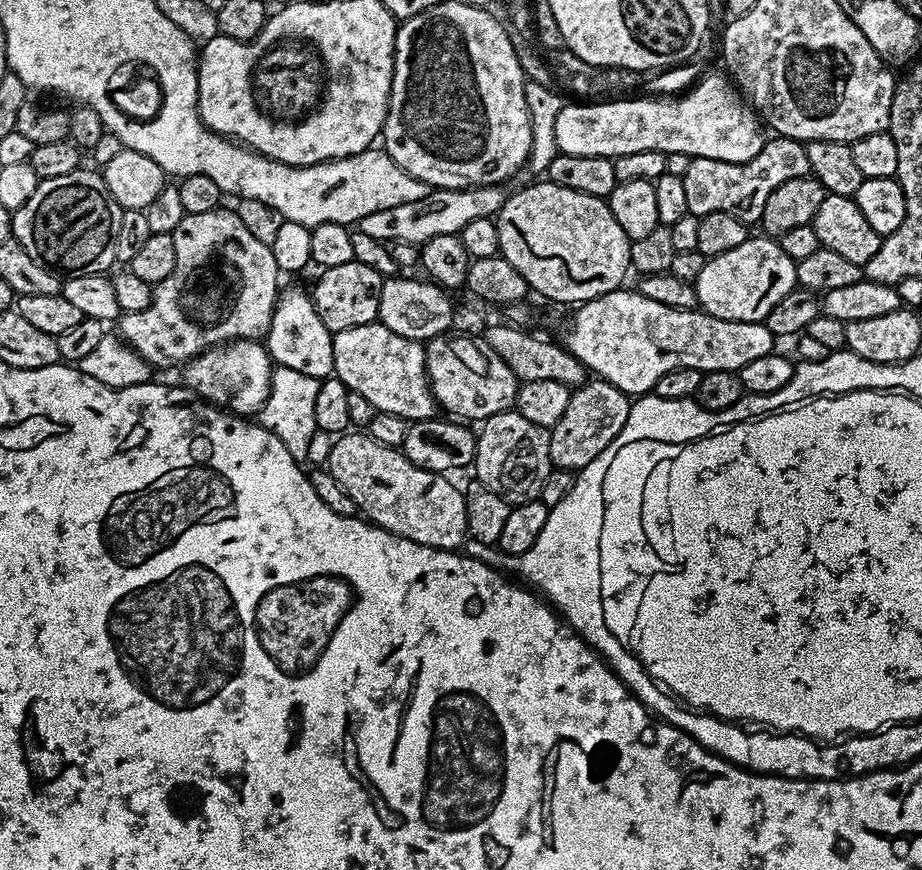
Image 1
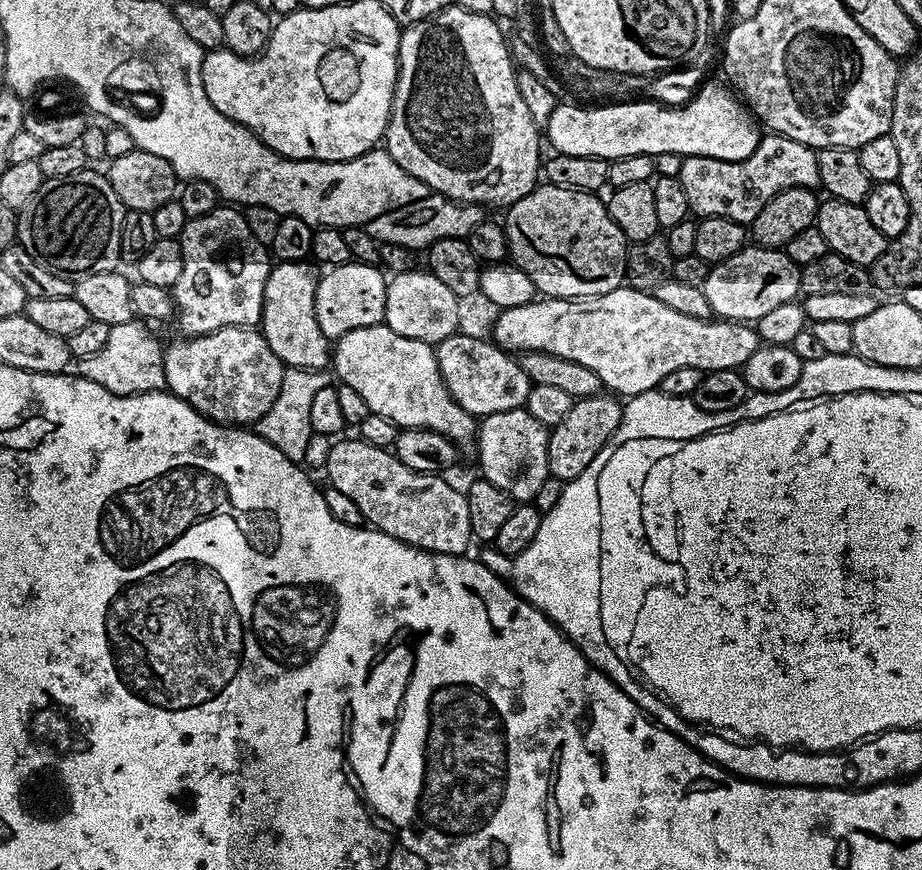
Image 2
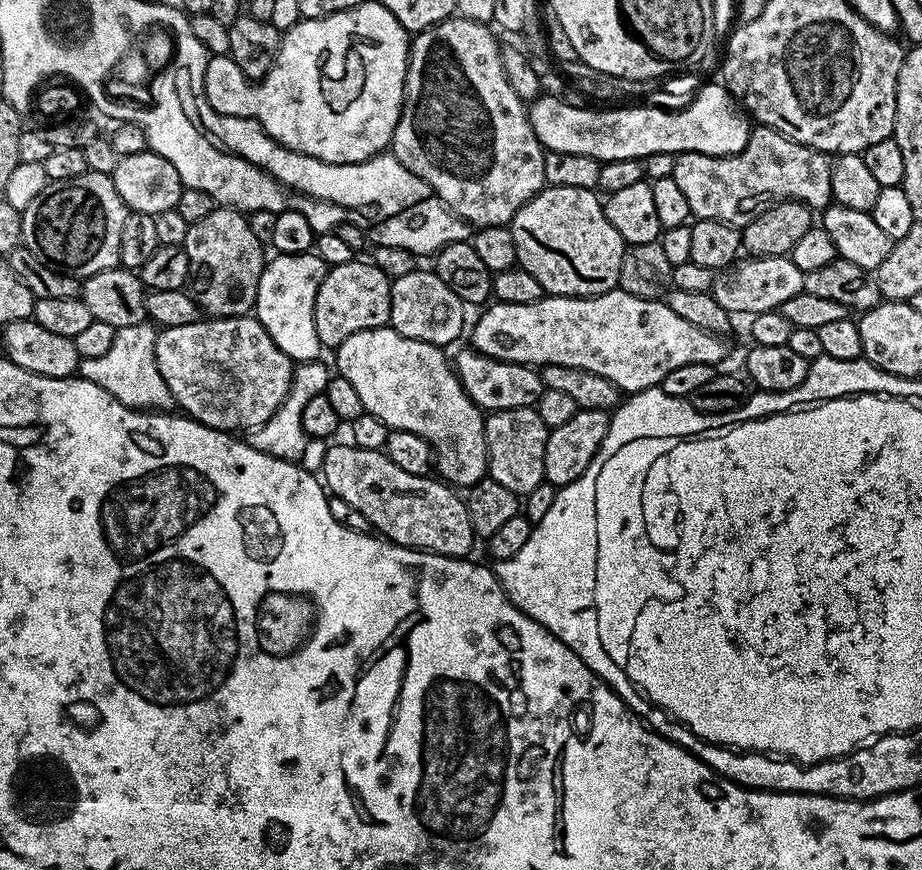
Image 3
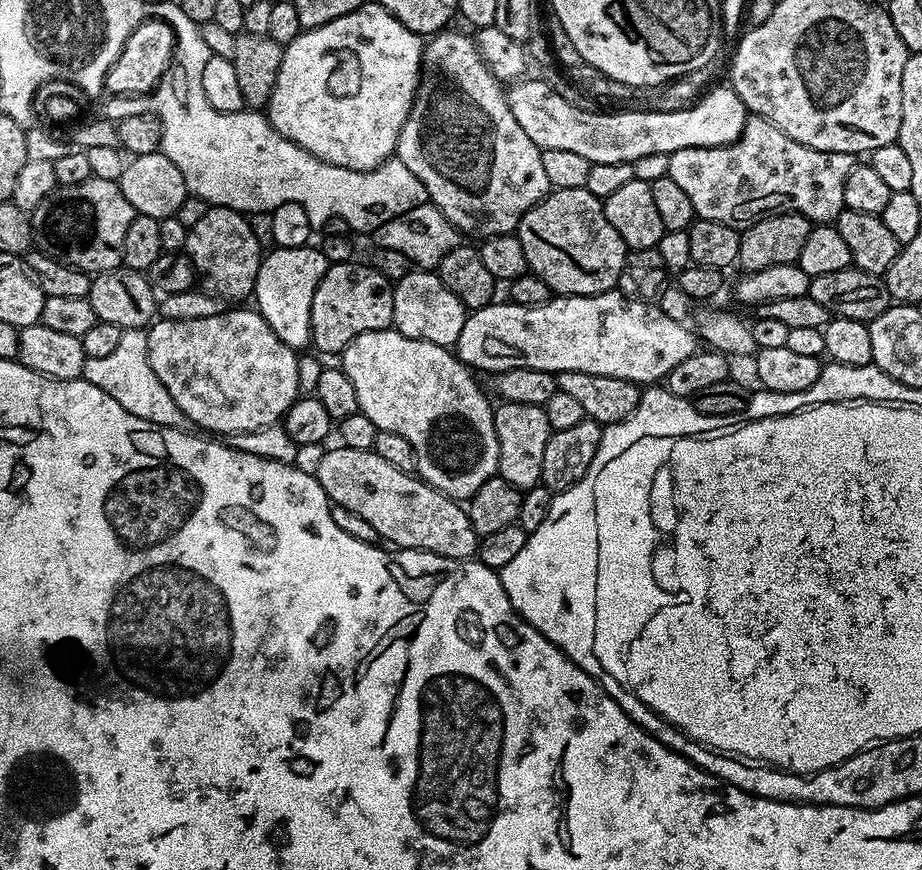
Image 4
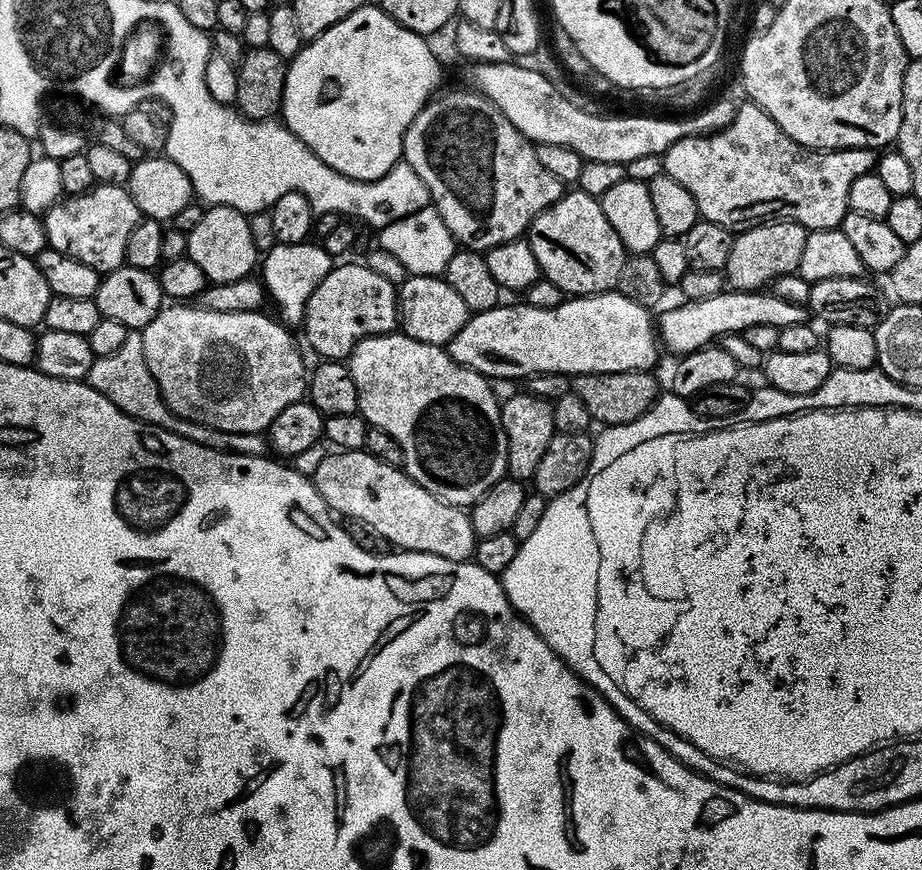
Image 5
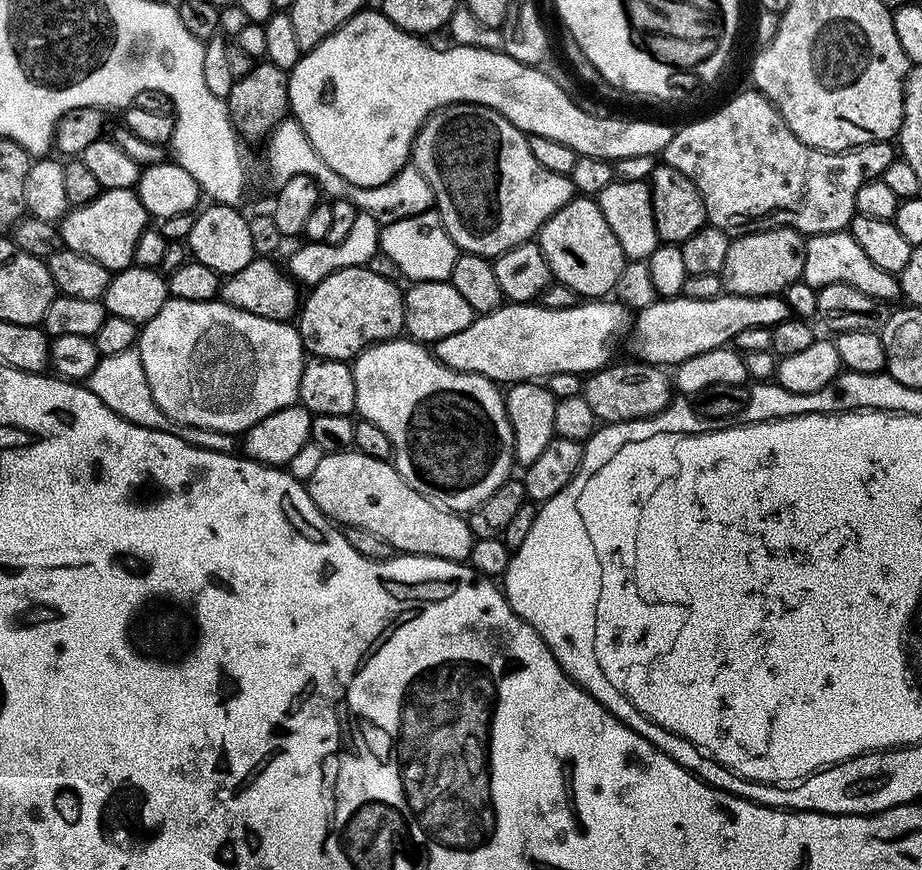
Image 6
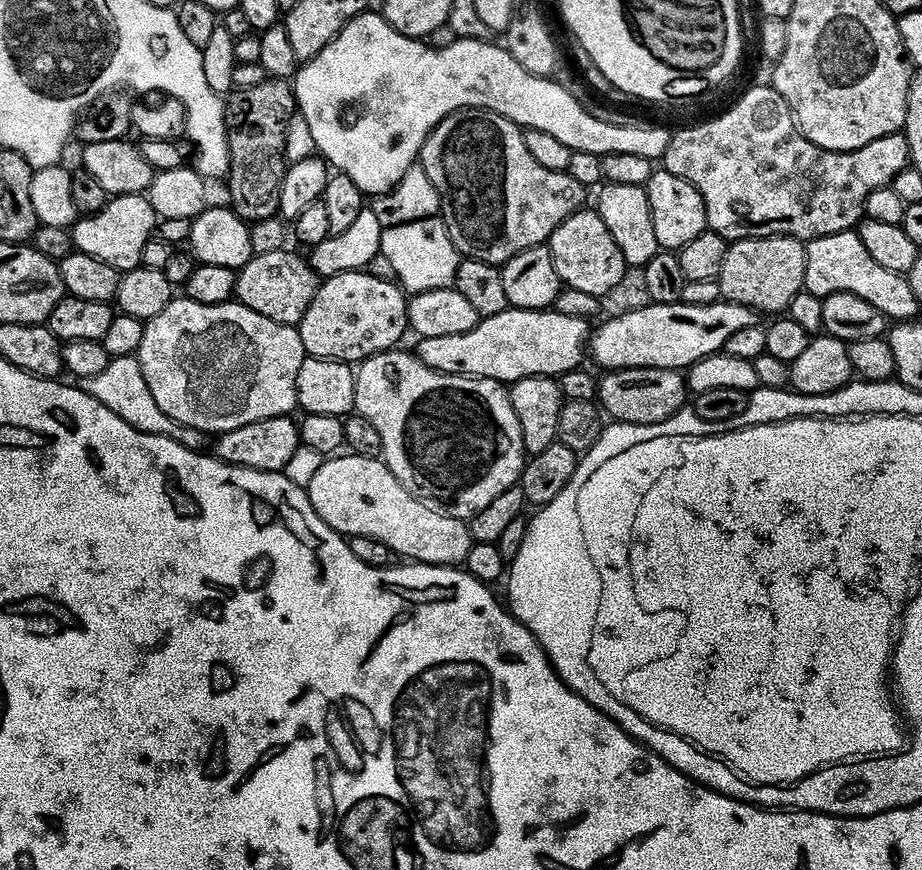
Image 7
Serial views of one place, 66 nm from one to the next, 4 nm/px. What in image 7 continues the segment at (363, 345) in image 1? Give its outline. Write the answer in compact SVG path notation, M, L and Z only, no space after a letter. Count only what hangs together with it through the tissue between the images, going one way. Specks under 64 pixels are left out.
M400 351L379 352L359 361L358 367L355 369L355 411L361 416L370 418L370 423L378 429L378 434L382 437L382 459L394 474L394 478L398 478L398 482L402 482L402 486L406 486L408 492L420 500L439 506L454 518L465 522L471 521L472 516L478 514L478 510L482 510L482 506L487 506L493 498L498 498L498 494L502 494L502 490L513 487L519 481L520 471L526 463L522 430L518 426L518 414L514 414L514 406L510 406L508 388L501 381L481 376L451 376L445 372L435 372L433 368L421 362L419 355L412 353L411 356L408 352Z

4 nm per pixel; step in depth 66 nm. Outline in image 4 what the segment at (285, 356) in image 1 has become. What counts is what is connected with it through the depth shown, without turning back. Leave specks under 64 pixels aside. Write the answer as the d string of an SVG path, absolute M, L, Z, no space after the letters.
M316 246L273 247L261 259L254 293L254 301L256 300L254 308L268 323L270 330L274 330L274 334L278 334L282 342L286 342L286 346L297 350L309 347L312 327L308 311L314 302L314 290L318 290L318 282L322 282L328 267L330 267L328 259Z

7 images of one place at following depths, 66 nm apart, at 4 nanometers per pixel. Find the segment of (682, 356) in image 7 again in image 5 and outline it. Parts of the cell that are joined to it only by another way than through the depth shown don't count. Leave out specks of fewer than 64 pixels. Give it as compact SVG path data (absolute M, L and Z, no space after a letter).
M725 290L714 298L680 302L677 308L668 308L658 316L658 336L663 347L675 354L707 348L713 342L733 334L743 334L750 326L774 326L781 329L791 324L803 324L810 313L802 304L791 304L771 291L738 292Z

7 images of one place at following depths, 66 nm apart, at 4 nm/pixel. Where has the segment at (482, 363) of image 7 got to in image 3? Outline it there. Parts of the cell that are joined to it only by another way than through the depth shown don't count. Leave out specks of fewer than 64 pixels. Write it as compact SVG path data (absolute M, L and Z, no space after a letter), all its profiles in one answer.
M613 290L611 292L603 292L601 296L550 296L545 295L543 300L534 302L530 306L514 306L513 304L501 304L492 302L483 309L484 312L476 320L476 325L471 325L470 336L472 332L471 347L484 356L489 356L495 360L505 360L506 362L514 362L515 364L527 364L529 366L574 366L582 370L590 370L594 374L602 374L602 378L606 378L610 382L614 382L621 393L631 394L640 392L644 388L655 388L666 378L666 374L670 374L670 370L678 370L678 366L686 366L690 362L702 362L703 364L711 364L720 366L720 363L728 356L727 339L724 336L715 336L712 332L706 330L698 330L698 326L693 326L691 322L686 322L686 318L681 318L679 314L674 314L674 310L670 310L670 306L663 299L647 300L641 296L635 296L629 292Z

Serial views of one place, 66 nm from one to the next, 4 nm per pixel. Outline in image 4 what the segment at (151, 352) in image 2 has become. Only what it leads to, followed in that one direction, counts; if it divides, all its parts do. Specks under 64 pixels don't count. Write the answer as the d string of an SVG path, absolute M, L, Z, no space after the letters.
M126 328L118 347L109 355L102 358L87 358L84 362L84 374L86 382L98 386L98 390L106 390L122 410L134 414L134 418L142 418L151 424L157 424L163 428L173 428L179 432L191 432L194 425L186 414L170 398L170 390L162 386L162 378L154 374L154 366L150 366L150 350L148 349L148 333L142 328Z

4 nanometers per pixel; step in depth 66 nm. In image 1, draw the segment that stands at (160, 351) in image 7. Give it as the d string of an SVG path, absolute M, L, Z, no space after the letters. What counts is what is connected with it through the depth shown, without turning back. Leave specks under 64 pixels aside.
M230 340L199 352L195 358L187 361L183 365L182 384L229 414L252 418L259 413L270 394L273 367L274 361L260 340Z

